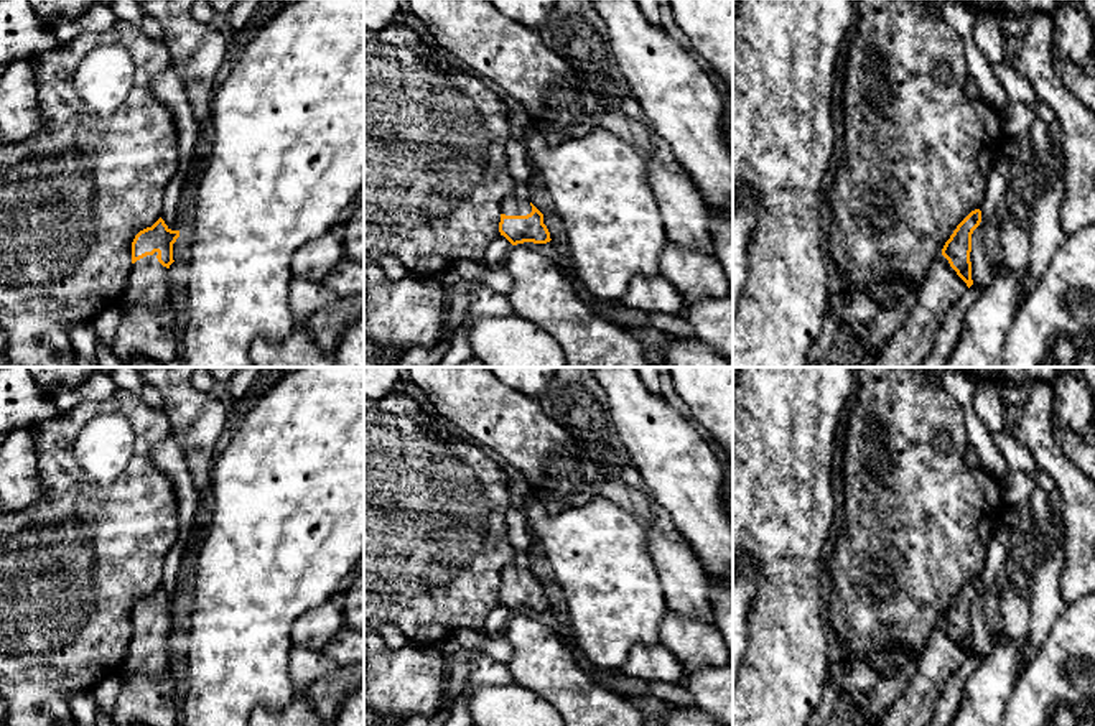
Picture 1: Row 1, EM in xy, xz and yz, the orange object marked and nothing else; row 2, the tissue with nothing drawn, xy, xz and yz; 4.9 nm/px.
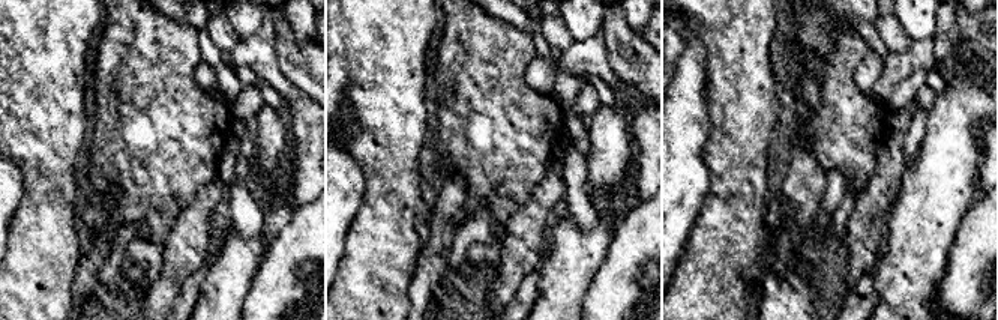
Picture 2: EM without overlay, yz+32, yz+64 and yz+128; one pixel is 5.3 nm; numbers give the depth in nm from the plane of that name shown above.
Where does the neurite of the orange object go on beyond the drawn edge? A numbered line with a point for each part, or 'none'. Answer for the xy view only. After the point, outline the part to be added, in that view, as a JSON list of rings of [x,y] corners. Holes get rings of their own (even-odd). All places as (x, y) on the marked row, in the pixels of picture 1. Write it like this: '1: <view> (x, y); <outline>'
1: xy (149, 287); [[[158,252],[132,263],[120,300],[122,308],[156,309],[170,303],[176,280],[168,273],[168,268],[158,262],[156,255]]]

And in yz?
1: yz (942, 287); [[[940,254],[920,285],[916,308],[881,347],[874,367],[917,367],[930,352],[948,309],[967,288]]]

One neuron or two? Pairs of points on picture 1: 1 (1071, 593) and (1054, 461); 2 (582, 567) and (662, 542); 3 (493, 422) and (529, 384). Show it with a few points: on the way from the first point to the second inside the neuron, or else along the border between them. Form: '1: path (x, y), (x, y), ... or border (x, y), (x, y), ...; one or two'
1: path (1077, 560), (1077, 494); one
2: border (644, 524), (647, 549), (659, 583); two
3: border (504, 384), (535, 399); two

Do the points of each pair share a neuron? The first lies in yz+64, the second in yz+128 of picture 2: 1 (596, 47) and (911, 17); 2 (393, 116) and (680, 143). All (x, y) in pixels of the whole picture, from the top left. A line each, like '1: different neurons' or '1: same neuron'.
1: different neurons
2: different neurons

